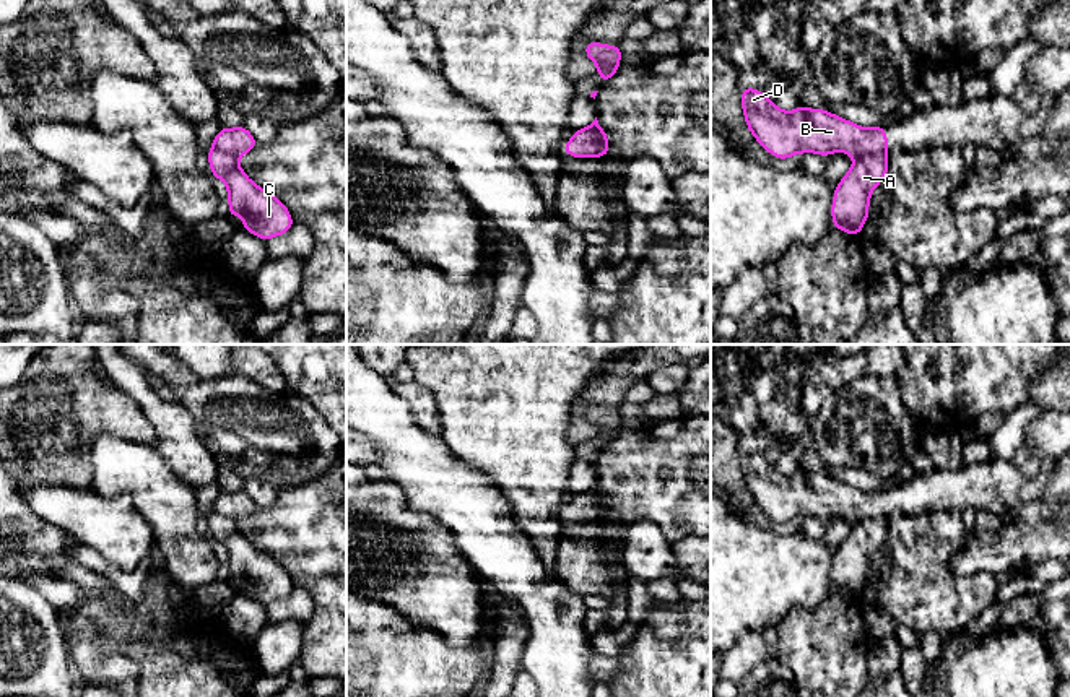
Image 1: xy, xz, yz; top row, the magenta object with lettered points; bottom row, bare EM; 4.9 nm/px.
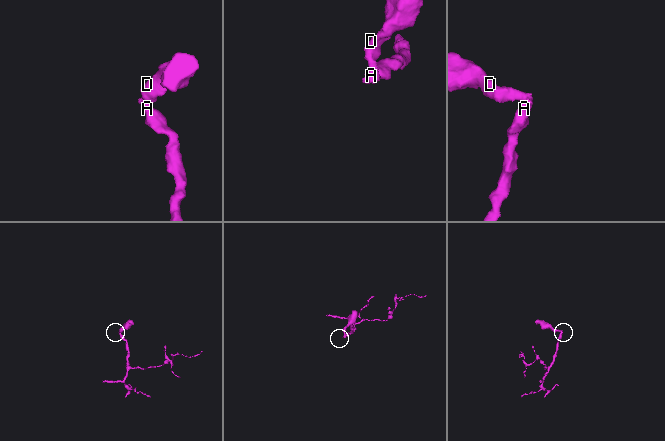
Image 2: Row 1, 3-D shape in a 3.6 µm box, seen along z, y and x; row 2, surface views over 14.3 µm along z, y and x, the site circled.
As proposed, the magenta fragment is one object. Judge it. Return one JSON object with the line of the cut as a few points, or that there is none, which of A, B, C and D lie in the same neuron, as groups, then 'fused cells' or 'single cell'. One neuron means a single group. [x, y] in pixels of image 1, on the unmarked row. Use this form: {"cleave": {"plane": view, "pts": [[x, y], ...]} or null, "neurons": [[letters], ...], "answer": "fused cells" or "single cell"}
{"cleave": {"plane": "yz", "pts": [[885, 515], [872, 515], [856, 523]]}, "neurons": [["A", "C"], ["B", "D"]], "answer": "fused cells"}

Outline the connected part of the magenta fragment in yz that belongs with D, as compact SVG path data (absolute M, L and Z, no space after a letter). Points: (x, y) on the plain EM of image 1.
M742 452L742 471L750 497L774 522L790 523L795 517L818 517L824 522L844 515L854 523L888 517L886 491L863 492L829 474L779 473L761 453Z

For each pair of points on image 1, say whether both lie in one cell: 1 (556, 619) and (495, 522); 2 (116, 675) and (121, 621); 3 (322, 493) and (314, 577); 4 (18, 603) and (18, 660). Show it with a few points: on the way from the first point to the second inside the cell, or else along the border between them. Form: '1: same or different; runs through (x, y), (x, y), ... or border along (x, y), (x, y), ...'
1: same; runs through (537, 595), (496, 546)
2: same; runs through (116, 662), (116, 634)
3: same; runs through (322, 514), (322, 556)
4: same; runs through (18, 618), (18, 645)

